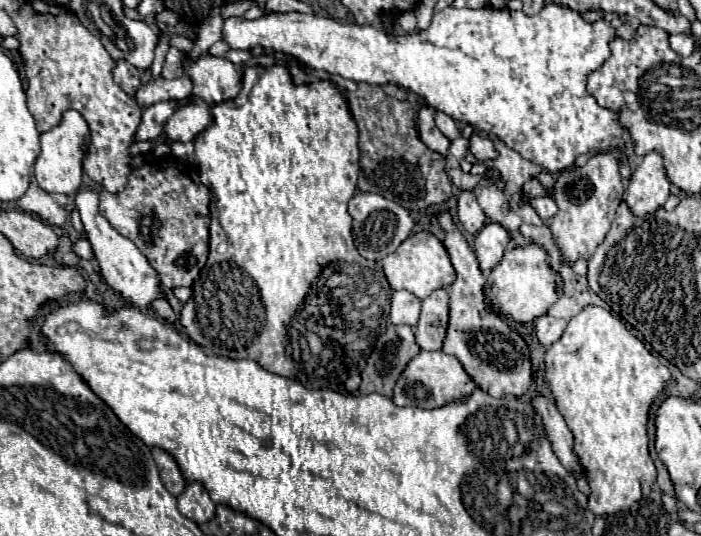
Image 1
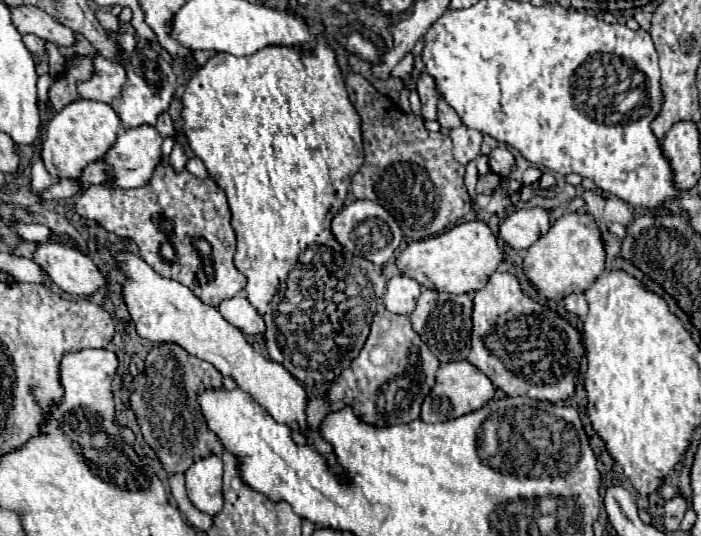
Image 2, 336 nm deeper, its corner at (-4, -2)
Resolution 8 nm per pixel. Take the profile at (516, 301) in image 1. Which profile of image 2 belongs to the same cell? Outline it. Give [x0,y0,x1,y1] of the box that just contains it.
[523,212,605,300]

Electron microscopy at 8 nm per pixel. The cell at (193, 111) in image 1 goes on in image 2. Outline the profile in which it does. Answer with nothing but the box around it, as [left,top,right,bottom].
[103,126,163,190]

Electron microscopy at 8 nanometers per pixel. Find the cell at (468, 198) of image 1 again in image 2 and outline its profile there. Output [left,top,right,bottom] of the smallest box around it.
[449,126,483,166]

